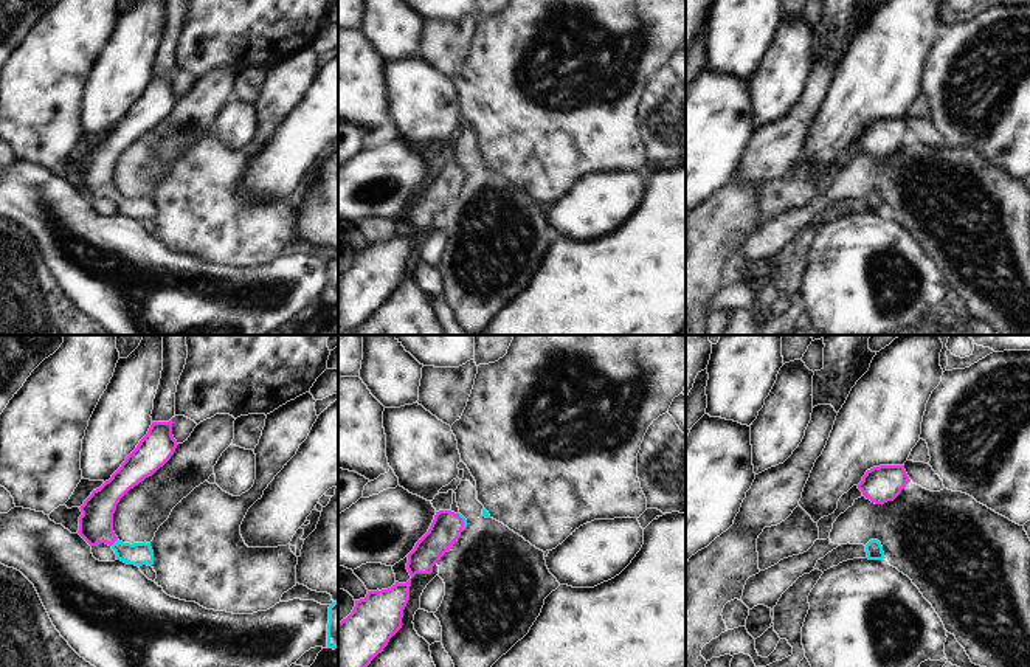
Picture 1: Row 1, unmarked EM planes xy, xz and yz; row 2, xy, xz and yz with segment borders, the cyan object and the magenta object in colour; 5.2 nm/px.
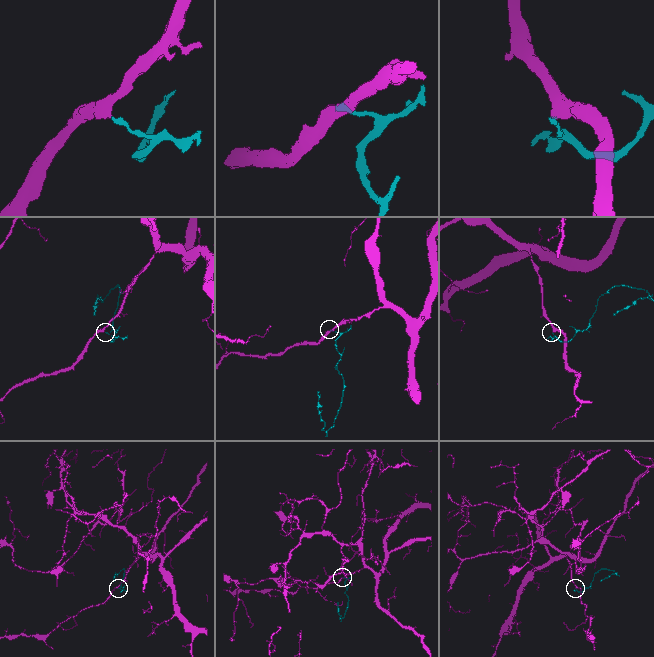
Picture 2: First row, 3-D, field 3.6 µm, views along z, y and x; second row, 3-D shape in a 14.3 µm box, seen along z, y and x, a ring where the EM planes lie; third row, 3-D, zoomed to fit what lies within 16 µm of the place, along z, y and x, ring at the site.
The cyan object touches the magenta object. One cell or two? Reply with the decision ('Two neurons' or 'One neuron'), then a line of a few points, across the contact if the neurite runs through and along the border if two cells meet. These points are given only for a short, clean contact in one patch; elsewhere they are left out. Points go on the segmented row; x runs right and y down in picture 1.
One neuron. Line: xy (138, 554), (126, 552), (115, 542), (96, 521).

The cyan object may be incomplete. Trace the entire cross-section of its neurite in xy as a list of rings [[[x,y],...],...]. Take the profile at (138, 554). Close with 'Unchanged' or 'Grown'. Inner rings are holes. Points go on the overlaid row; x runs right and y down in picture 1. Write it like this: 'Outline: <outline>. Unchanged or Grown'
Outline: [[[172,419],[169,422],[152,422],[147,434],[126,458],[121,467],[79,507],[78,534],[90,544],[109,544],[116,558],[135,566],[152,566],[154,551],[150,543],[123,543],[113,532],[113,513],[119,499],[146,478],[163,467],[177,448],[172,436]]]. Grown.

